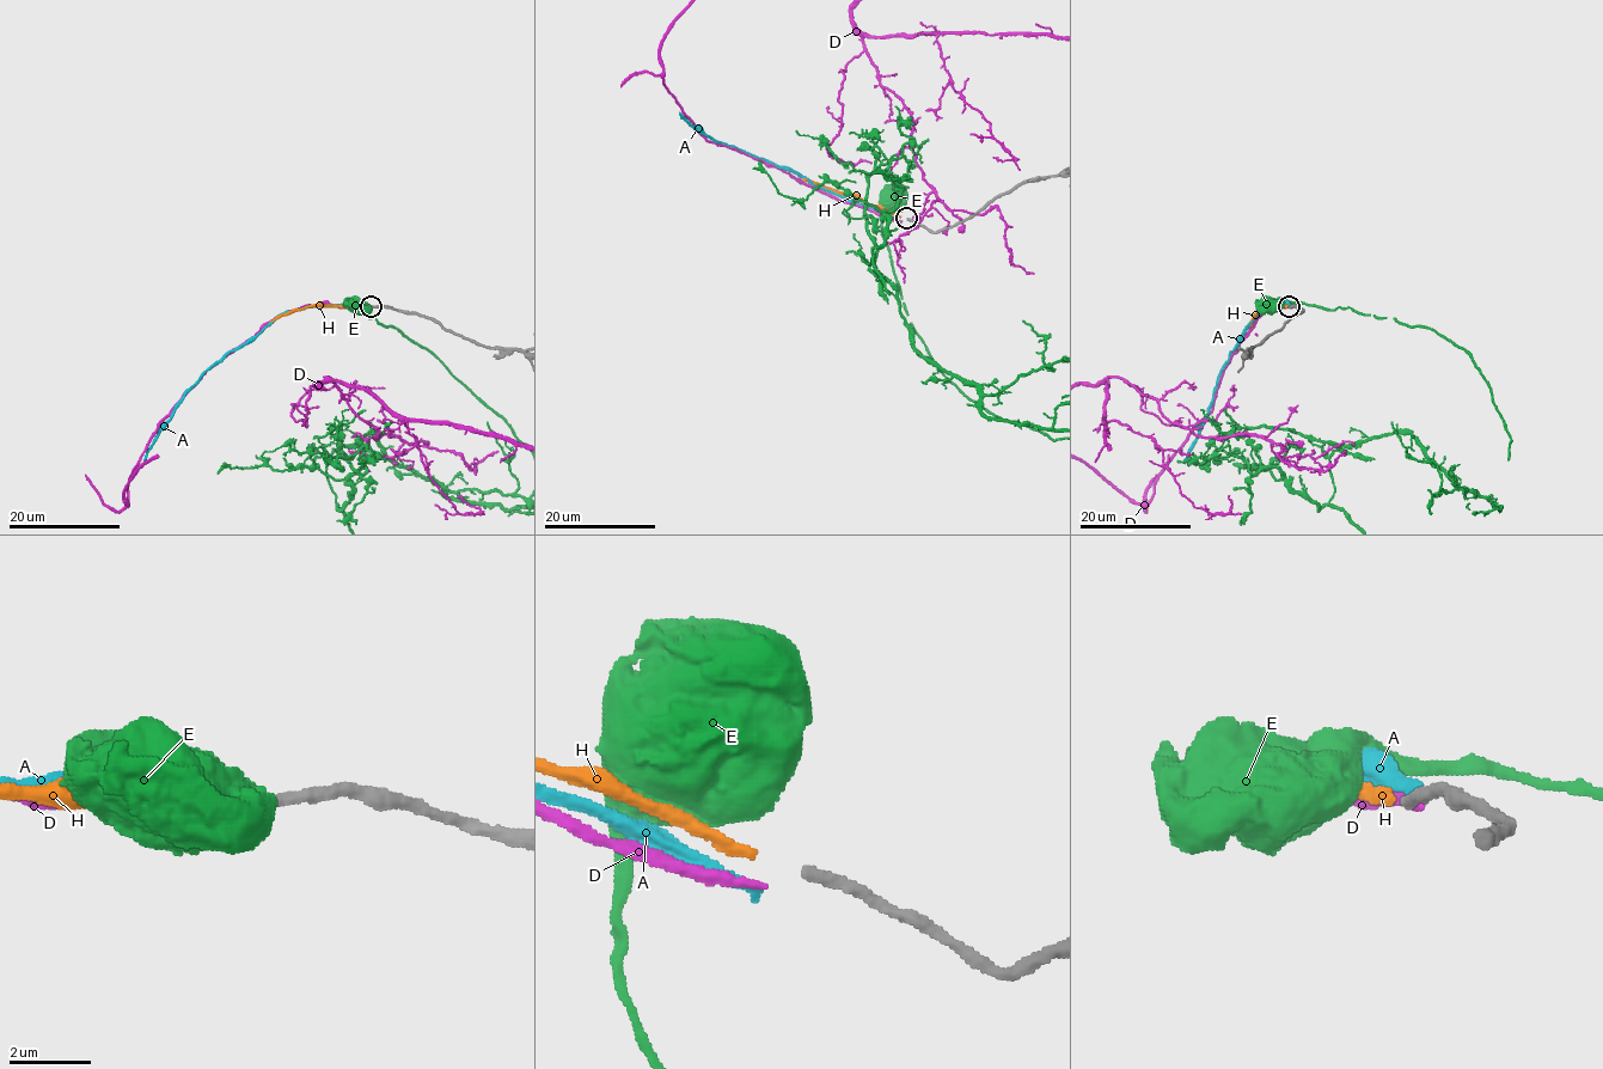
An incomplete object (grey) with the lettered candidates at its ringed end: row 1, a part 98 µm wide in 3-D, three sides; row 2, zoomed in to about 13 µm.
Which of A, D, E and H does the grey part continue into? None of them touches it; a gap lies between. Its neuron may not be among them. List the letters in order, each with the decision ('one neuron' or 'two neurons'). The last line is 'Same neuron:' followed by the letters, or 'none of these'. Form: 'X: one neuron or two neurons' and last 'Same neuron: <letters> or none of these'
A: two neurons
D: two neurons
E: two neurons
H: one neuron
Same neuron: H

